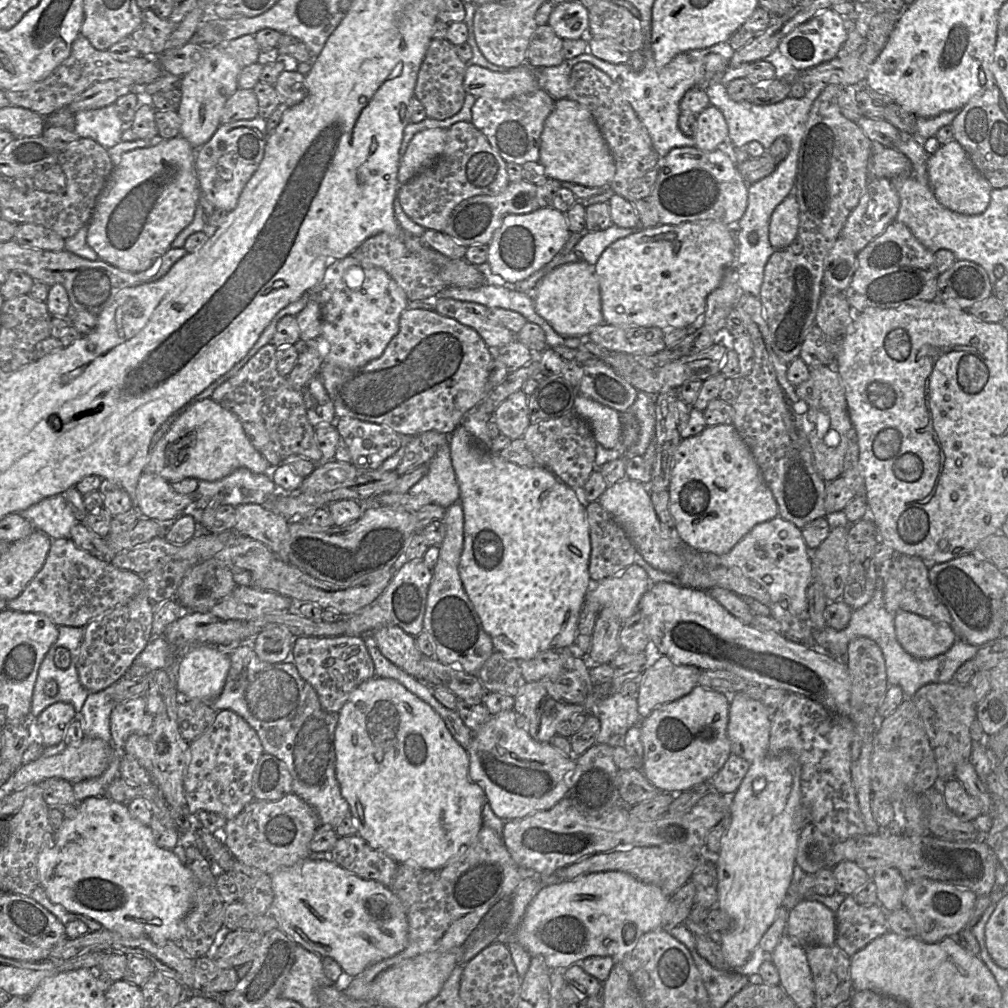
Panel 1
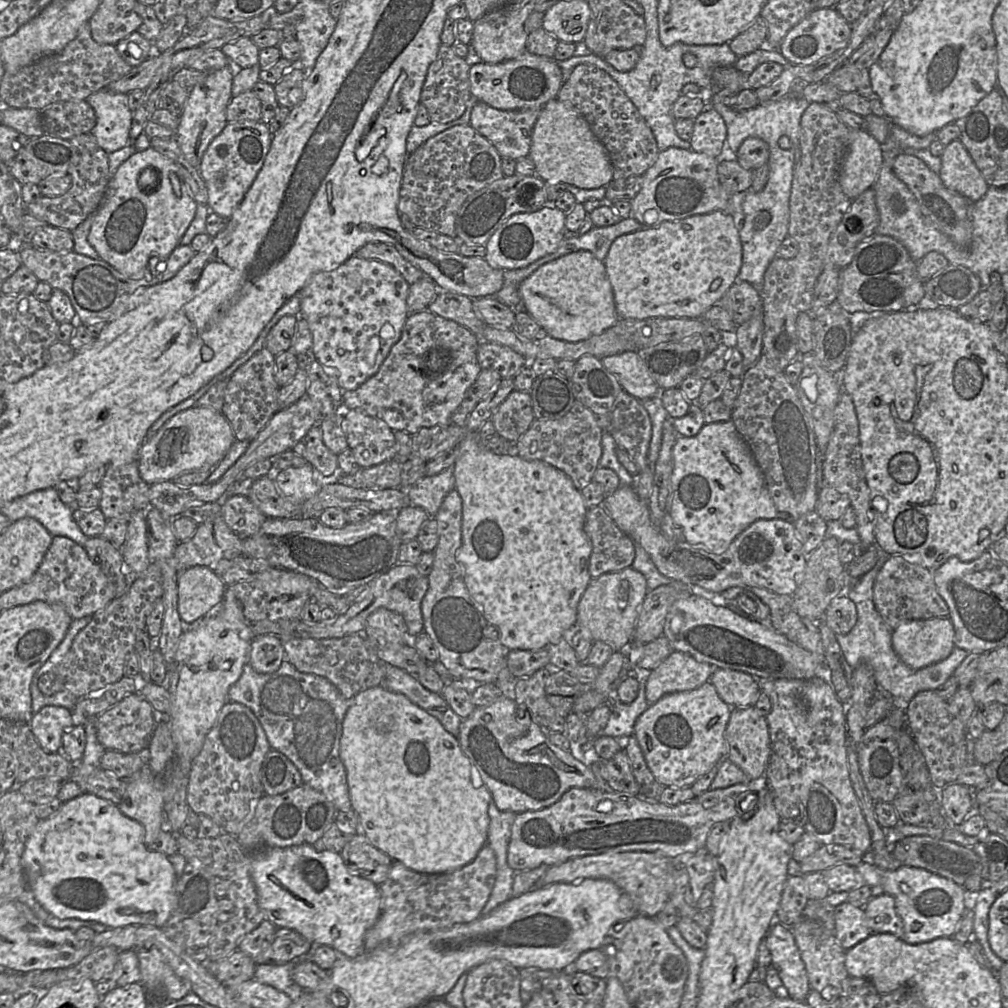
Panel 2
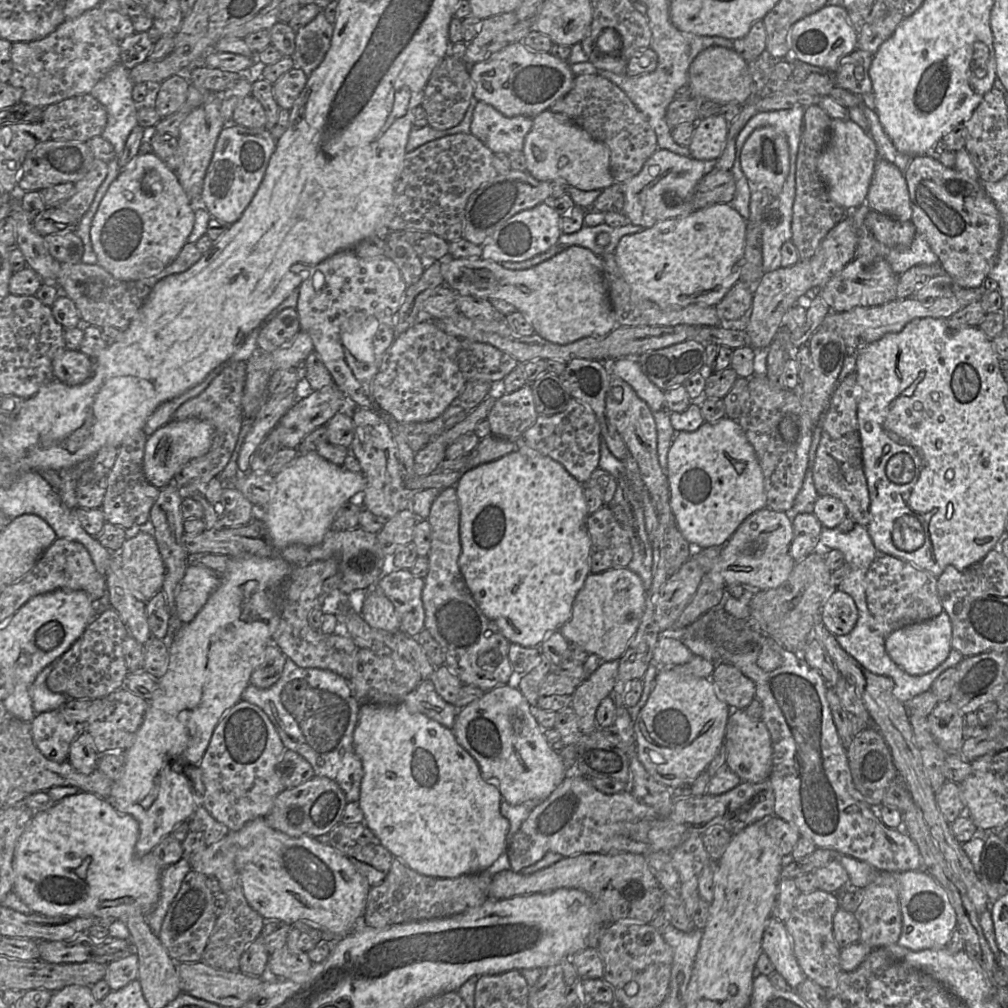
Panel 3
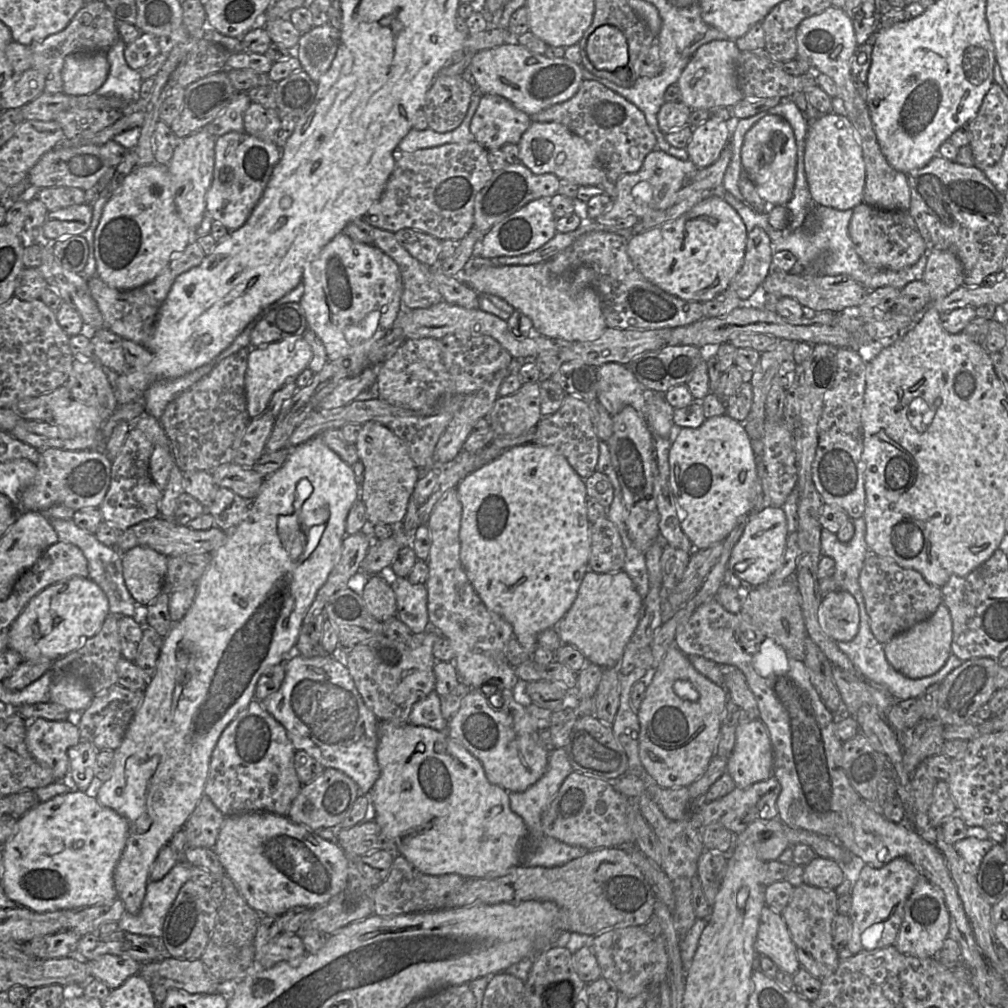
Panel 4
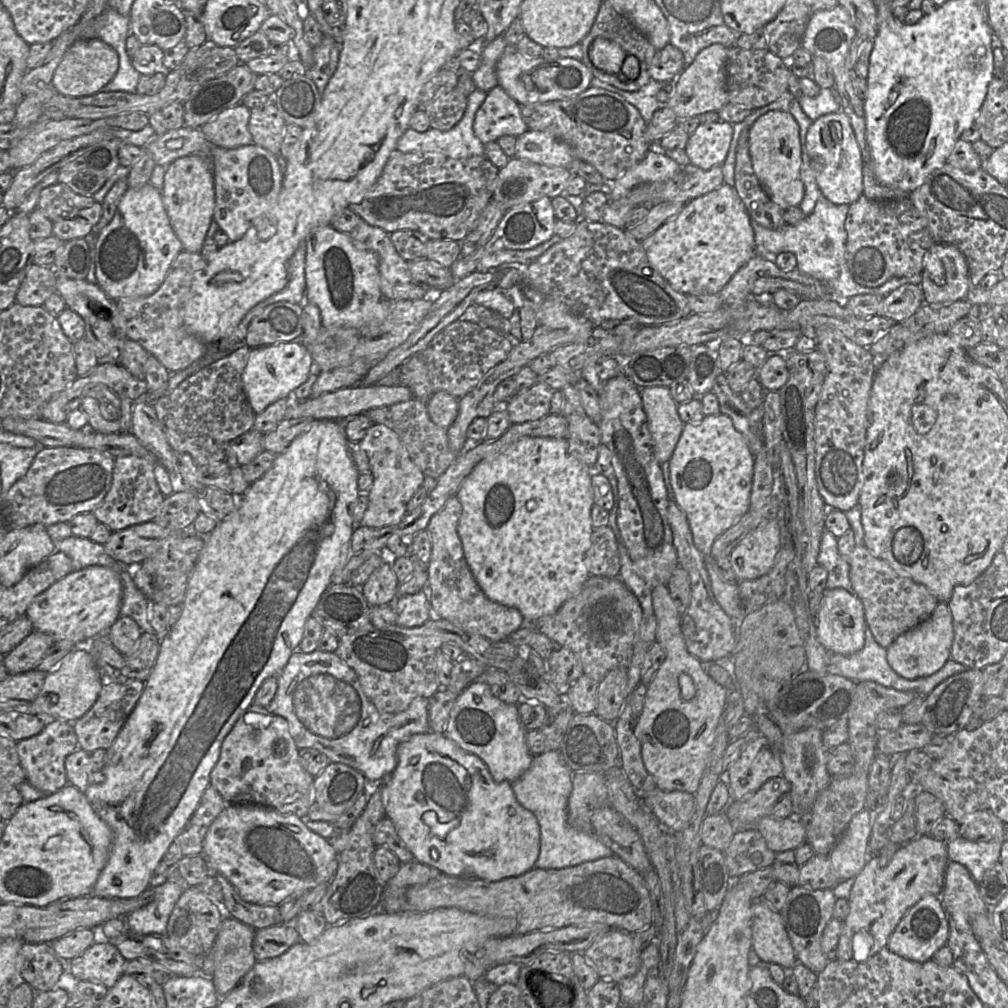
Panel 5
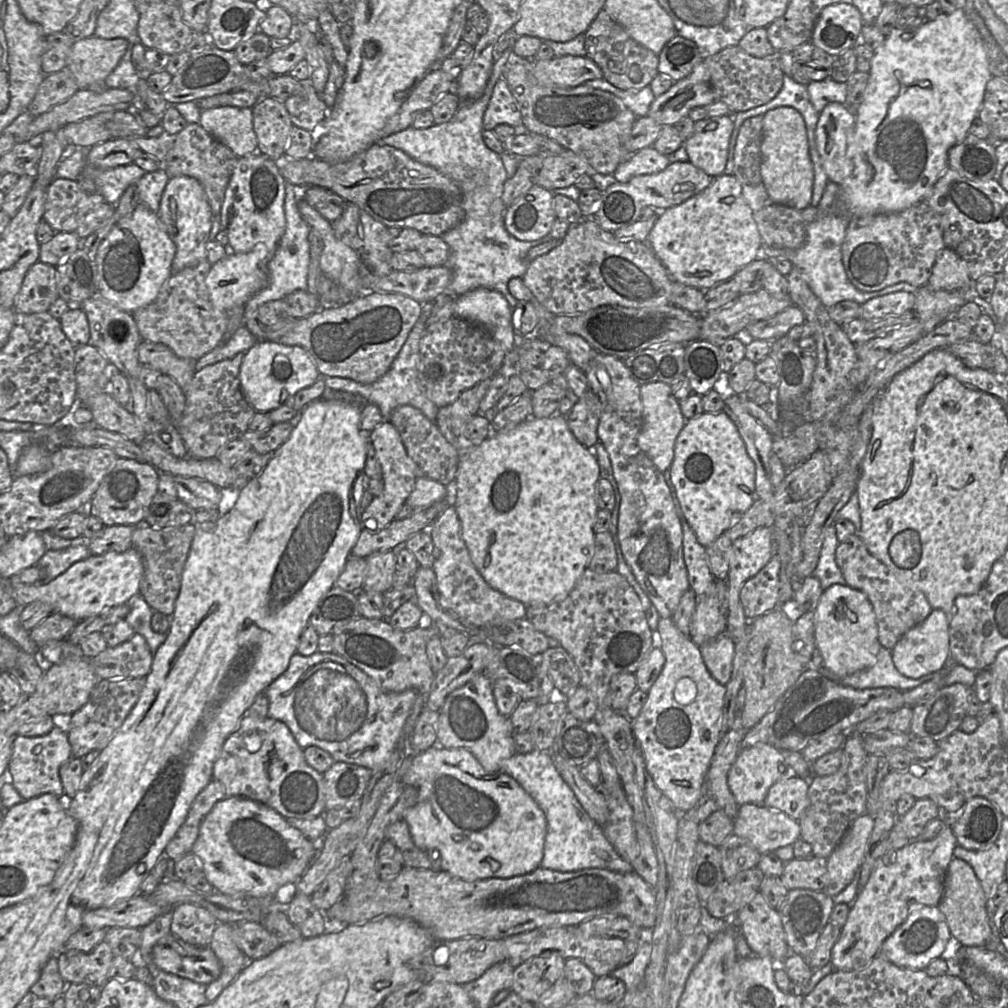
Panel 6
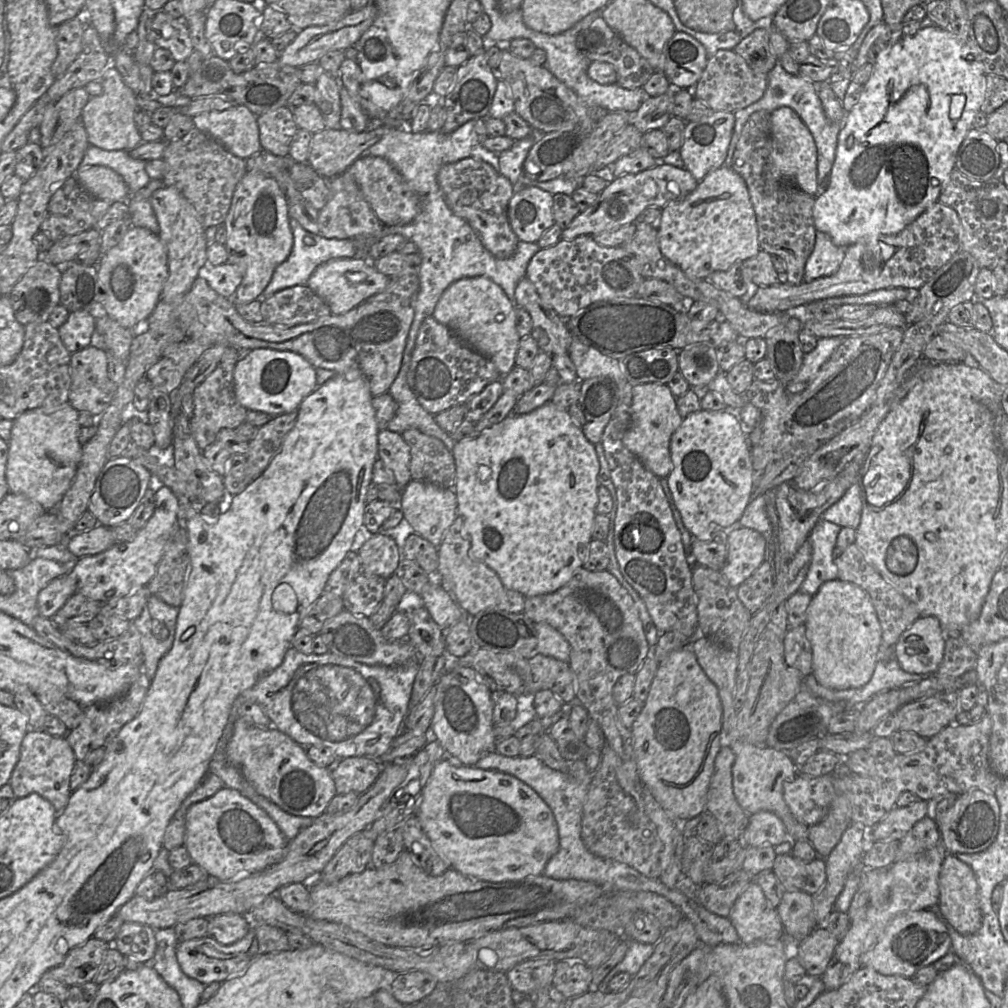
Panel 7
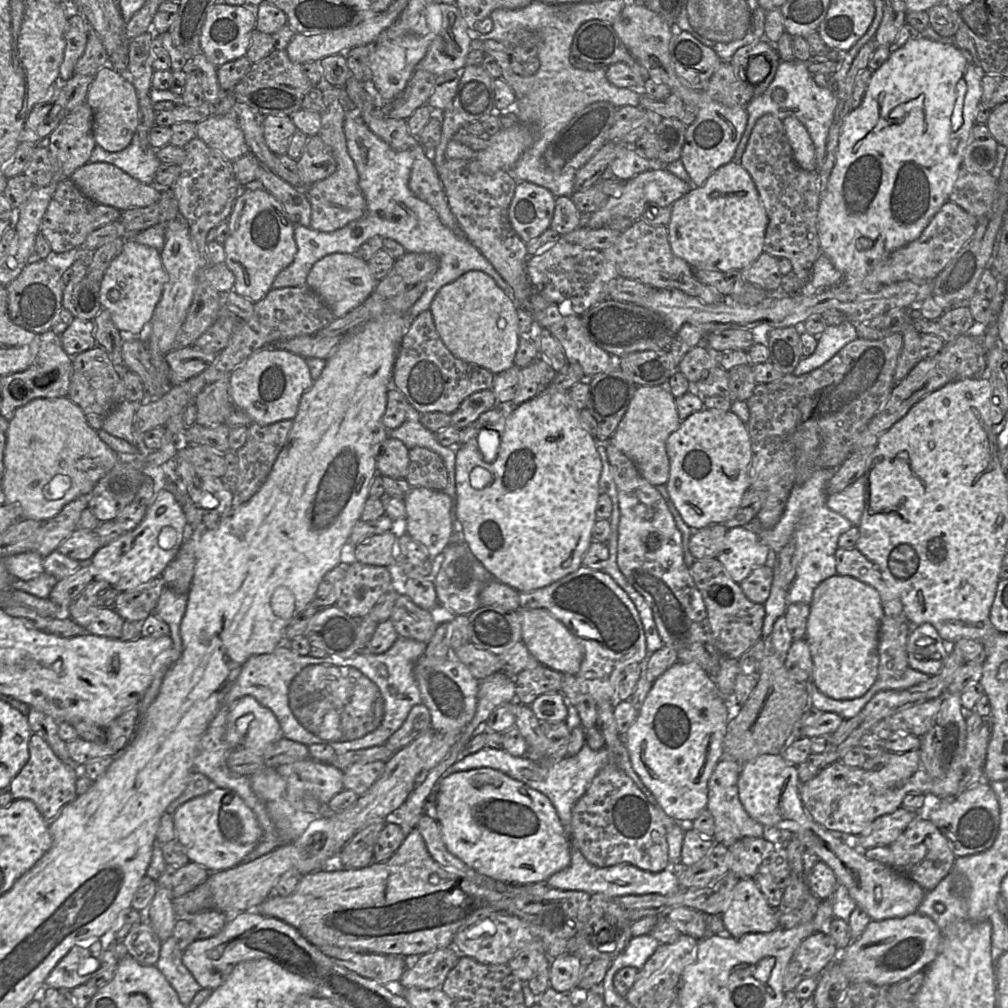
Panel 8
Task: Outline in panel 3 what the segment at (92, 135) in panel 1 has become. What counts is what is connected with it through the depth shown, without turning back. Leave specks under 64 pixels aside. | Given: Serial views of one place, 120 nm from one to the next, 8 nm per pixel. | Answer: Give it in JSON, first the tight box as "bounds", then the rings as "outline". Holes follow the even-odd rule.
{"bounds":[90,62,139,157],"outline":[[[120,62],[90,92],[106,109],[107,123],[100,136],[112,144],[117,157],[122,153],[132,129],[138,125],[139,105],[132,97],[134,85],[130,70]]]}

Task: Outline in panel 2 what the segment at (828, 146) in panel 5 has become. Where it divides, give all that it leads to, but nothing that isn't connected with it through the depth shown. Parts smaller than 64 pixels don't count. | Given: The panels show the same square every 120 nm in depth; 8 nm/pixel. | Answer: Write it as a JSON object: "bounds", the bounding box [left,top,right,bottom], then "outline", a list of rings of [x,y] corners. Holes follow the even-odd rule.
{"bounds":[839,129,883,201],"outline":[[[851,129],[848,149],[839,170],[839,183],[844,194],[852,201],[867,189],[873,188],[883,161],[882,145],[866,130]]]}

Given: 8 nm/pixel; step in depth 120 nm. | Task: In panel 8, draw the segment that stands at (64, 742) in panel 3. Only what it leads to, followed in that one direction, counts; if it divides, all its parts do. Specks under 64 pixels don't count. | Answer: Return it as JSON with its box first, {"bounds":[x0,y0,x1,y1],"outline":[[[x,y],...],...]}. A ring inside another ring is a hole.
{"bounds":[8,733,80,822],"outline":[[[32,733],[30,737],[28,750],[29,760],[12,779],[8,791],[14,800],[27,799],[32,801],[44,819],[50,822],[66,804],[78,796],[76,793],[76,780],[80,768],[74,764],[62,762],[47,742],[35,733]]]}

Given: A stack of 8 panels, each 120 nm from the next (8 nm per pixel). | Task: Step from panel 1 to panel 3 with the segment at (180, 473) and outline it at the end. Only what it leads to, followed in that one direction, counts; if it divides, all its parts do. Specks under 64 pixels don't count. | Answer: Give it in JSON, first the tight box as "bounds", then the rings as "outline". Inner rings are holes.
{"bounds":[143,418,214,489],"outline":[[[196,418],[169,421],[147,438],[143,457],[143,471],[146,479],[158,489],[173,482],[174,476],[186,463],[209,451],[213,437],[214,427],[206,421]]]}

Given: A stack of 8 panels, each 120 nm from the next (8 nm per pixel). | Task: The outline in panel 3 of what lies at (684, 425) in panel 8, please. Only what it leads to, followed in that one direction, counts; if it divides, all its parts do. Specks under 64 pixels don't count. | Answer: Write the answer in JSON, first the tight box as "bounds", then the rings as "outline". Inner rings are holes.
{"bounds":[667,416,767,548],"outline":[[[727,416],[715,422],[705,421],[696,431],[677,431],[668,452],[667,478],[670,489],[670,505],[675,517],[676,526],[683,537],[694,546],[694,548],[708,548],[724,544],[740,526],[740,524],[752,513],[767,507],[767,496],[764,486],[764,476],[759,464],[756,452],[749,442],[743,428],[737,420]]]}

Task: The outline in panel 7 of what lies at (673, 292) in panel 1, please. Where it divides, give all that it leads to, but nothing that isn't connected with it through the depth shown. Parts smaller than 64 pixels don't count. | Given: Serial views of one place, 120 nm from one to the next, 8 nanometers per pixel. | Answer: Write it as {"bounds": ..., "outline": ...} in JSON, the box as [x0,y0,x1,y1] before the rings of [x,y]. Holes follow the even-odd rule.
{"bounds":[656,166,760,279],"outline":[[[722,166],[712,172],[710,172],[702,181],[700,181],[696,189],[688,194],[684,199],[670,201],[661,210],[661,218],[656,224],[658,234],[658,243],[662,255],[678,266],[685,275],[690,279],[707,279],[707,277],[716,271],[726,271],[735,263],[743,263],[743,261],[755,257],[760,251],[760,245],[758,240],[758,227],[756,223],[756,215],[750,200],[749,192],[743,178],[736,173],[732,167]]]}

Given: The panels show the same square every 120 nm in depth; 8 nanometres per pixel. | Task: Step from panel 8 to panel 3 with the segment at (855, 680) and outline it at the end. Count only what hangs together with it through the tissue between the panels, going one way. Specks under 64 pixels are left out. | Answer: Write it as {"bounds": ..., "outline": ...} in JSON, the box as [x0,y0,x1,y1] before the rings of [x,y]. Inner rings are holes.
{"bounds":[821,589,858,636],"outline":[[[841,589],[834,590],[821,610],[821,619],[835,636],[850,633],[858,620],[854,599]]]}

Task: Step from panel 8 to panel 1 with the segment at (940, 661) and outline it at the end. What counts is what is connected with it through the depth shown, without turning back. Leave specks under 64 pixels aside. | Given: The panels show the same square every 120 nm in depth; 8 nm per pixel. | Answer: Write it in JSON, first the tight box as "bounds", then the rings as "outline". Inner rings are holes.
{"bounds":[894,611,957,659],"outline":[[[898,611],[894,624],[903,649],[918,659],[930,659],[943,654],[957,640],[951,625],[933,622],[912,612]]]}

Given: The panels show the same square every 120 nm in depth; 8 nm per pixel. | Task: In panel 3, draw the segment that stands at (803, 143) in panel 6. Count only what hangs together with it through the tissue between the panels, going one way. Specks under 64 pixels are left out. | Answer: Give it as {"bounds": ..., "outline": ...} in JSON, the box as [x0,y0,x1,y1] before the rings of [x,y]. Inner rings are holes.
{"bounds":[740,126,790,198],"outline":[[[771,126],[755,129],[741,149],[740,164],[753,187],[767,189],[772,198],[778,196],[790,169],[786,136]]]}

